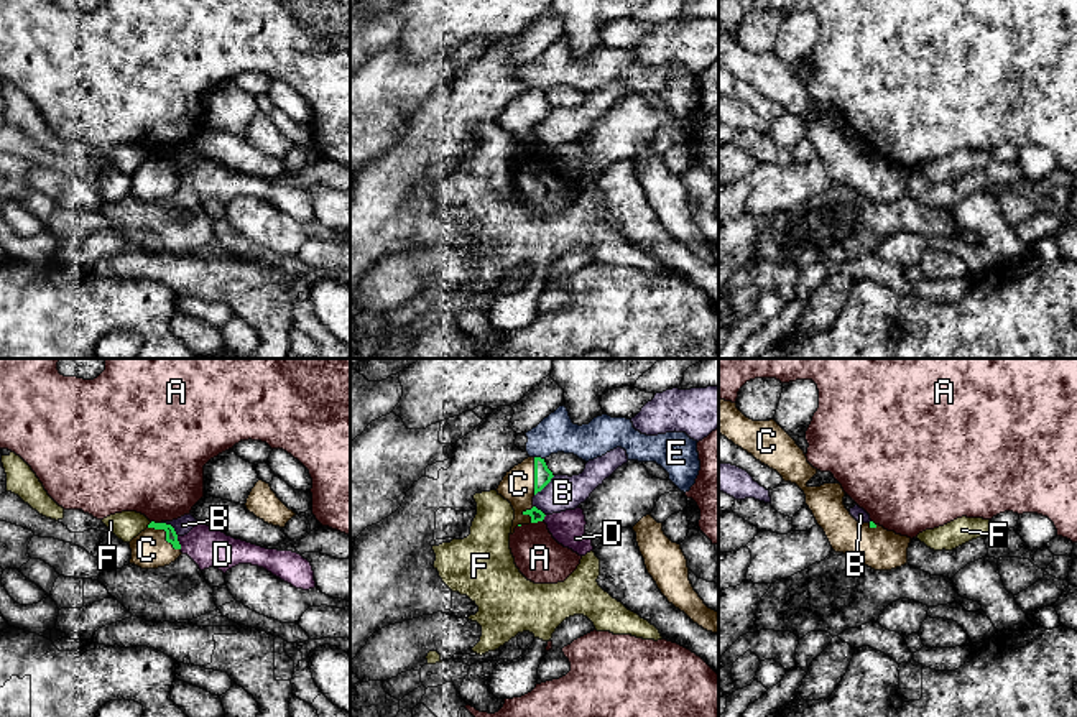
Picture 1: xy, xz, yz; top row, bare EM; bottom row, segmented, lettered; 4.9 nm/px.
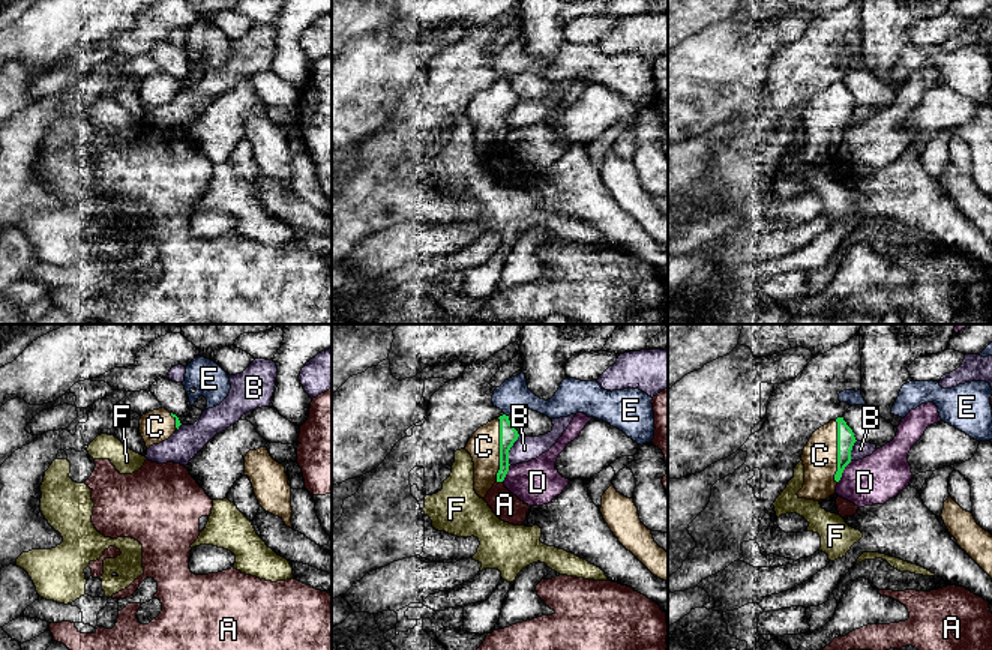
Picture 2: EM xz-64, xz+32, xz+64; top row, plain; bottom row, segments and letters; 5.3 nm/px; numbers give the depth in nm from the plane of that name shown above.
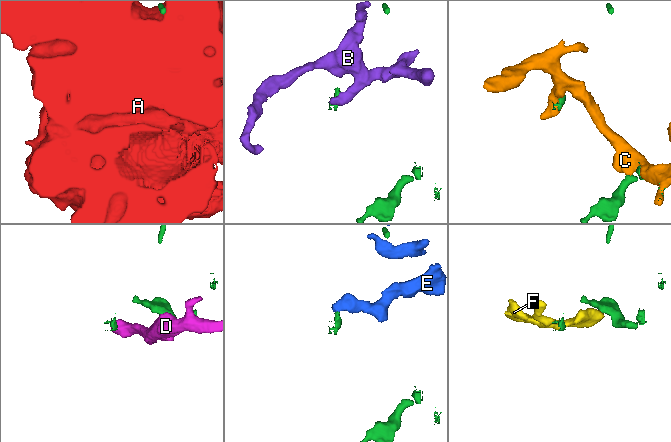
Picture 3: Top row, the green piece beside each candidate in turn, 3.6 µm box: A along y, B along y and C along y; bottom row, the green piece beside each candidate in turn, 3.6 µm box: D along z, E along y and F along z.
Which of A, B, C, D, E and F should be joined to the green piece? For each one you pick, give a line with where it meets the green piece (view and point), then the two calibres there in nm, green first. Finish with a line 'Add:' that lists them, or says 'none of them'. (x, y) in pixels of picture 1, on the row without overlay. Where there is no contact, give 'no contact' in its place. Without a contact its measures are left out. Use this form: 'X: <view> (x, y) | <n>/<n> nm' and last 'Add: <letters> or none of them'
C: xy (166, 166) | 60/190 nm
Add: C

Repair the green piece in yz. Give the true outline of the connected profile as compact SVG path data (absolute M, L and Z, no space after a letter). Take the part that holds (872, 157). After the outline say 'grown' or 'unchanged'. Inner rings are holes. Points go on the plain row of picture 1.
M719 30L719 66L804 123L806 136L835 184L853 187L875 202L908 196L911 169L873 153L858 155L844 136L845 123L840 115L807 117L817 100L774 51L753 53L737 39L737 35Z; grown

